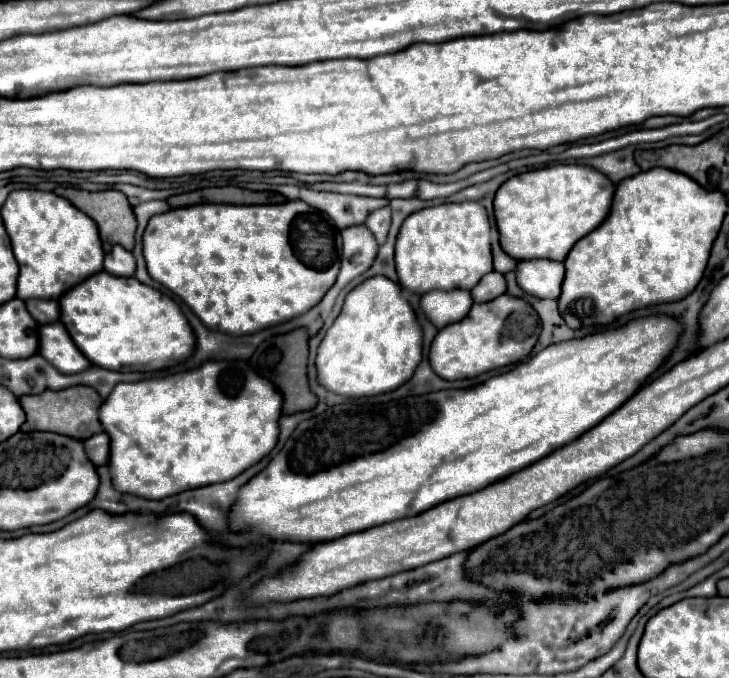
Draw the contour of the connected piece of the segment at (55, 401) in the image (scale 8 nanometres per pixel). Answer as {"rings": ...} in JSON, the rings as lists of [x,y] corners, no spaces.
{"rings":[[[71,386],[61,392],[43,392],[43,394],[33,394],[33,396],[21,396],[19,404],[27,416],[21,430],[25,430],[25,432],[47,430],[47,432],[63,434],[63,436],[69,436],[75,440],[87,440],[103,430],[97,420],[97,408],[101,406],[101,402],[103,400],[99,398],[99,394],[95,394],[95,390],[87,388],[87,386]]]}

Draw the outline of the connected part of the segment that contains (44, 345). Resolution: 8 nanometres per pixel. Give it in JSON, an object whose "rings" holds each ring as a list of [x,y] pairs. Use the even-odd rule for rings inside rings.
{"rings":[[[61,322],[39,328],[39,354],[63,374],[79,374],[91,368],[91,362],[75,348],[75,342]]]}

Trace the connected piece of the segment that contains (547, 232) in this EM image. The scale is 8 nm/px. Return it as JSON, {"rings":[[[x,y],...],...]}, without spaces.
{"rings":[[[557,164],[507,180],[495,194],[495,222],[505,254],[515,260],[547,258],[563,262],[577,240],[607,216],[615,184],[589,166]]]}

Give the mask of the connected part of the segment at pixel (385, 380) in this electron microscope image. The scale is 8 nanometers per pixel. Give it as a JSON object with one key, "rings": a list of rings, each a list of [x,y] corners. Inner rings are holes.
{"rings":[[[375,276],[345,298],[343,310],[317,350],[317,382],[339,396],[377,396],[403,386],[421,362],[423,332],[413,308],[401,298],[399,284]]]}

